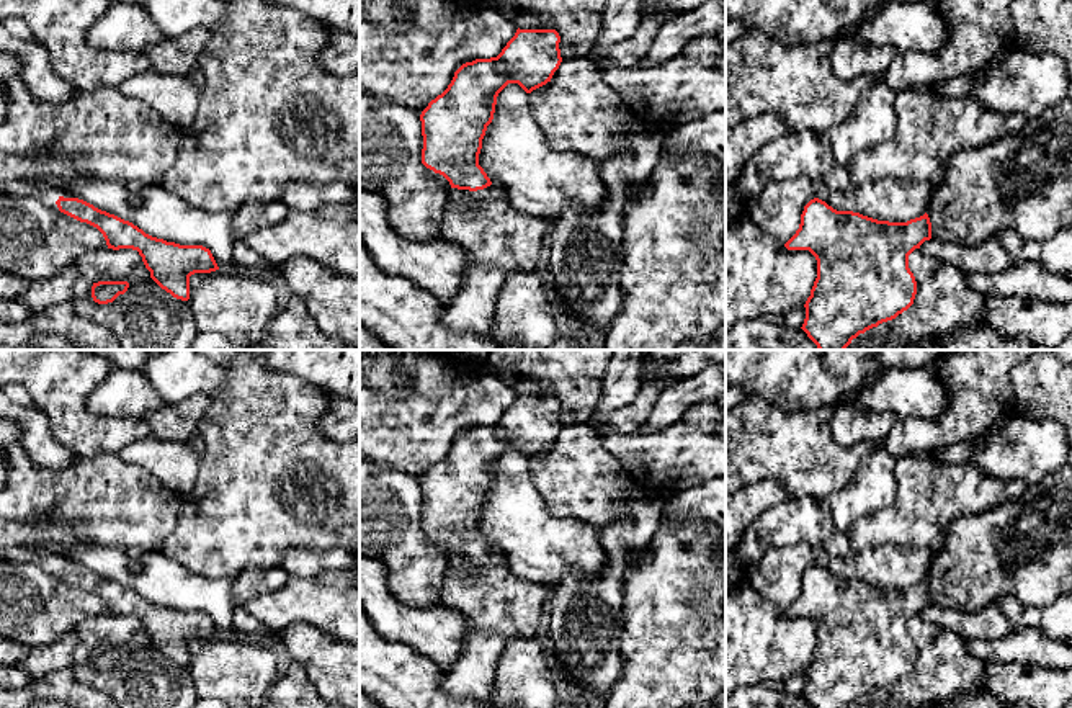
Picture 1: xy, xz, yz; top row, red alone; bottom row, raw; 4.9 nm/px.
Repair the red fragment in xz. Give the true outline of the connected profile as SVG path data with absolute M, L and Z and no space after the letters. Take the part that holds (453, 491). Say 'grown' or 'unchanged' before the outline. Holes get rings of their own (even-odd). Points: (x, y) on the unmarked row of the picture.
grown | M516 396L497 423L476 425L462 430L448 455L428 469L422 477L422 530L443 541L449 551L448 569L443 580L443 607L461 613L466 620L466 634L456 661L441 669L441 692L456 700L489 701L495 687L497 665L505 649L518 638L534 638L541 616L546 613L547 587L515 576L503 554L494 553L484 535L479 531L479 520L487 492L494 486L498 459L508 450L518 450L526 459L551 448L562 423L559 415L561 402L556 396Z

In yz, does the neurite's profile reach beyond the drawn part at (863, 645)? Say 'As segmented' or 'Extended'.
Extended

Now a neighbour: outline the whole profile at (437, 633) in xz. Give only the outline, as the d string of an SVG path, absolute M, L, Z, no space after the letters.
M360 554L360 607L382 638L409 646L440 669L461 652L464 616L446 607L405 605L391 592L386 566L368 554Z

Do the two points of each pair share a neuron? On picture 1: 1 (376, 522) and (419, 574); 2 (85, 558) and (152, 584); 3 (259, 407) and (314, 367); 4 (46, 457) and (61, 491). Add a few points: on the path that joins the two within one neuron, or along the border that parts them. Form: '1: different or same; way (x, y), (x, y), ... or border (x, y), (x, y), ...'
1: same; way (389, 535), (414, 561)
2: same; way (102, 560), (115, 563), (129, 578), (136, 578)
3: different; border (267, 367), (304, 378), (332, 396)
4: different; border (22, 445), (41, 468), (61, 470), (75, 457)

